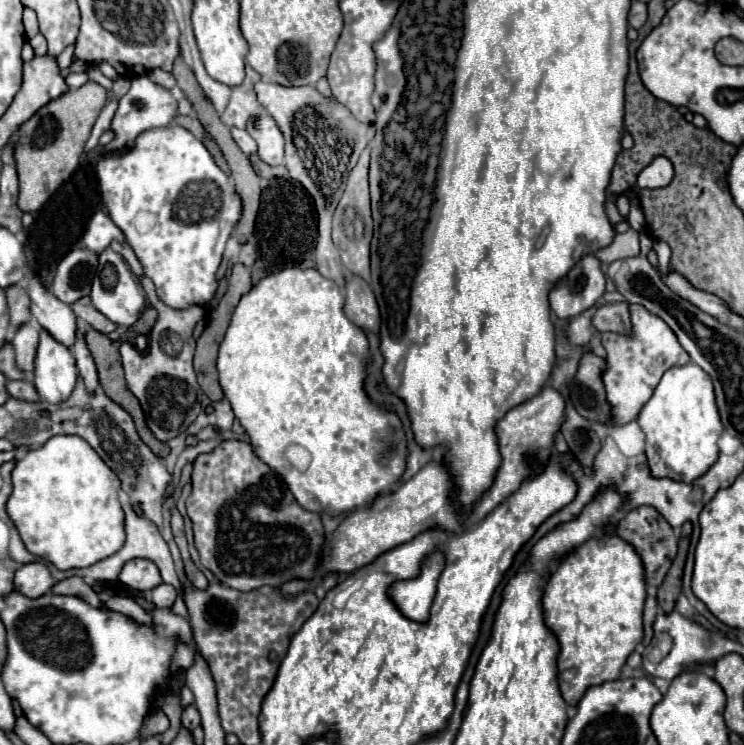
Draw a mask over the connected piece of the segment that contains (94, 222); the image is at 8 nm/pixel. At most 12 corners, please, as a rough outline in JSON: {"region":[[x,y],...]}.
{"region":[[98,210],[82,236],[82,246],[100,254],[124,242],[122,230]]}

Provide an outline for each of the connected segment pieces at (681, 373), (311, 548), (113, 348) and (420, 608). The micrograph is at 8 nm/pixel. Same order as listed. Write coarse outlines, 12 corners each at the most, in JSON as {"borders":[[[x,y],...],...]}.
{"borders":[[[694,362],[640,410],[654,478],[692,484],[724,426]],[[250,444],[194,460],[200,560],[240,592],[314,578],[320,516]],[[88,330],[84,340],[96,362],[100,386],[134,420],[142,442],[168,456],[146,428],[136,396],[124,382],[120,340]],[[434,552],[418,578],[396,582],[390,598],[400,612],[426,622],[444,556]]]}

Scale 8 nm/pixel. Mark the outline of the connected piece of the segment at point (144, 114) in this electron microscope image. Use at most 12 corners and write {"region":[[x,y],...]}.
{"region":[[134,76],[118,102],[108,152],[132,146],[136,134],[168,126],[172,92]]}

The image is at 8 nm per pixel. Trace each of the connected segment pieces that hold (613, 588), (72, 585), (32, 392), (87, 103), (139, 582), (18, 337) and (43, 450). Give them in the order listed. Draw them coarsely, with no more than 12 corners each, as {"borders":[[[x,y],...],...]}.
{"borders":[[[620,536],[568,552],[542,592],[568,704],[616,680],[646,586]],[[78,576],[54,584],[54,594],[84,598],[94,608],[104,608],[98,596]],[[8,382],[8,394],[24,402],[38,402],[38,392],[32,384]],[[86,82],[16,130],[18,208],[36,212],[76,170],[106,100]],[[126,562],[118,580],[140,592],[162,582],[156,564]],[[32,318],[14,332],[16,368],[34,370],[40,326]],[[80,436],[16,462],[6,512],[58,570],[124,544],[120,480]]]}

